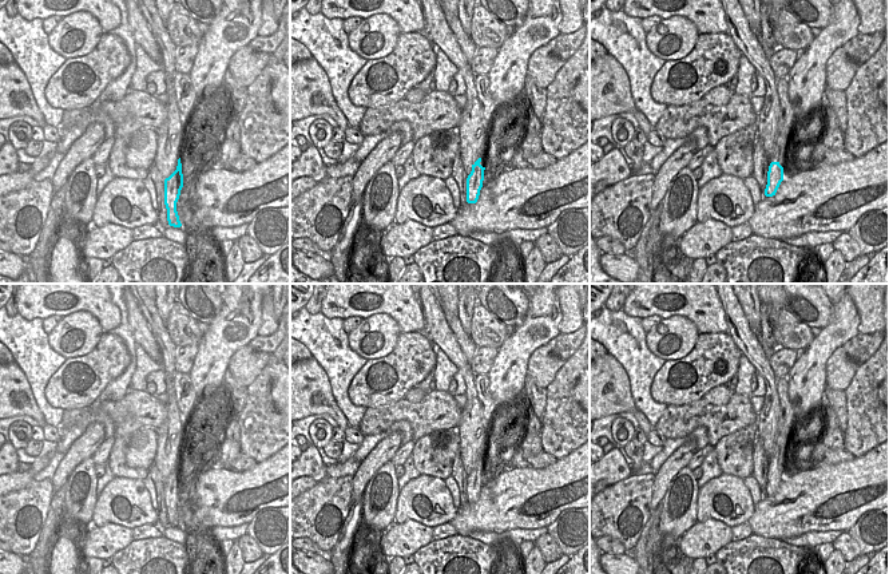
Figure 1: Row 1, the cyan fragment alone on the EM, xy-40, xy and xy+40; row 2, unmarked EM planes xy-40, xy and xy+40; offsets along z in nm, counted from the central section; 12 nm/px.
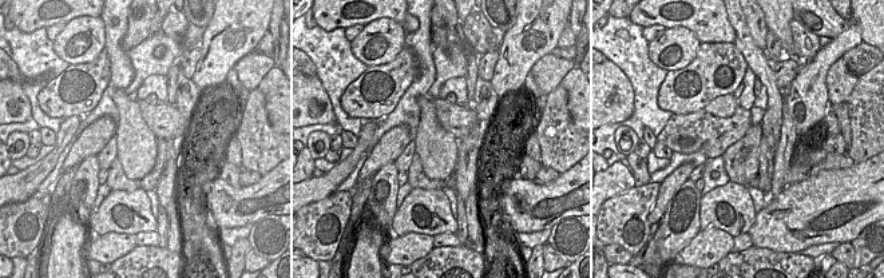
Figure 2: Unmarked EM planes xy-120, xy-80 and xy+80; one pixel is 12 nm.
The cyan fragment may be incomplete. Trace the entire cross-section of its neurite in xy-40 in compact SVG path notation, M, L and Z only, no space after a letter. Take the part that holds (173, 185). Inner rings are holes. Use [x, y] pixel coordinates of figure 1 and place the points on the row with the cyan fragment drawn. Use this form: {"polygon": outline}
{"polygon": "M180 158L178 159L176 170L164 179L164 205L167 209L167 221L170 226L180 227L179 215L176 211L176 202L183 187L183 174Z"}

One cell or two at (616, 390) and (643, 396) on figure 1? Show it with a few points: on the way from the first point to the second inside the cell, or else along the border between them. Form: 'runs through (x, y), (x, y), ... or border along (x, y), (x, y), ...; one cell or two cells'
border along (620, 364), (628, 379), (634, 406), (649, 420); two cells

